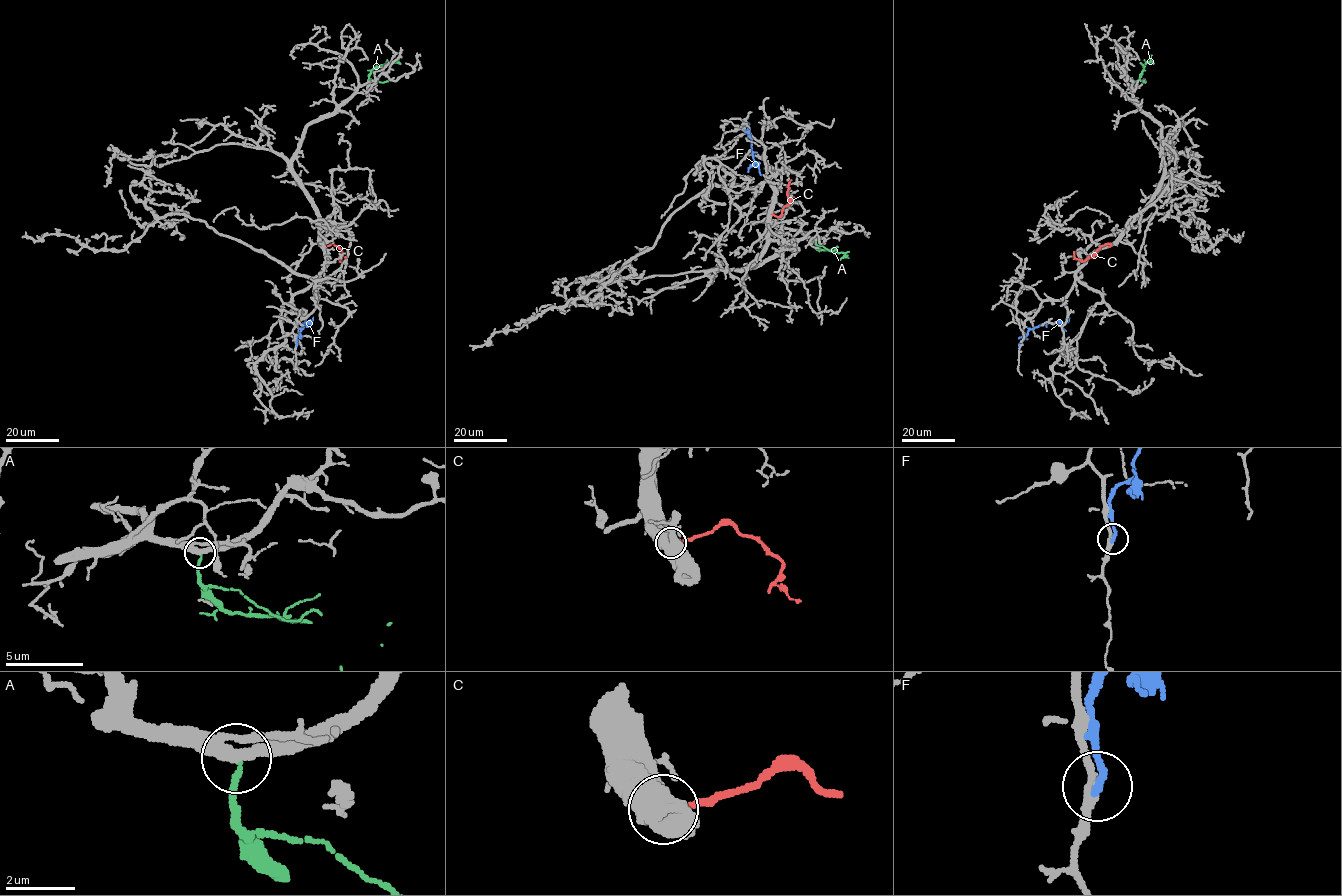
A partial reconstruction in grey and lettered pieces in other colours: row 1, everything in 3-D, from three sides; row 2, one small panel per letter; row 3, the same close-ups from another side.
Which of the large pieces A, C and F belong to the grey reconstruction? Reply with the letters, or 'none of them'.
none of them

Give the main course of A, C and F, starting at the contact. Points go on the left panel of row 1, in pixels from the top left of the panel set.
A: (368, 81), (374, 68), (394, 62), (400, 55)
C: (323, 247), (331, 244), (341, 250), (339, 261), (342, 252)
F: (297, 345), (296, 338), (303, 323), (310, 323), (313, 317)

